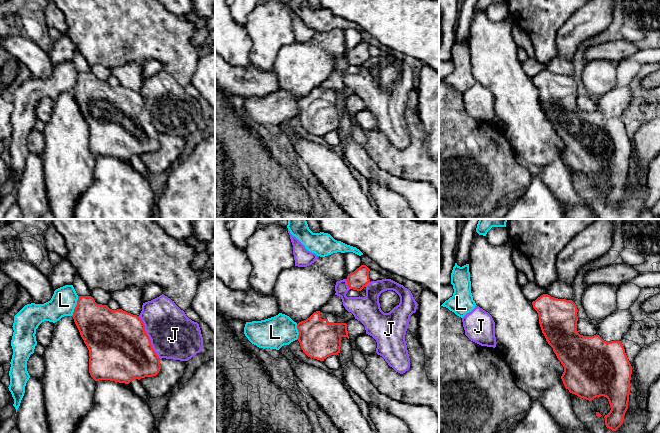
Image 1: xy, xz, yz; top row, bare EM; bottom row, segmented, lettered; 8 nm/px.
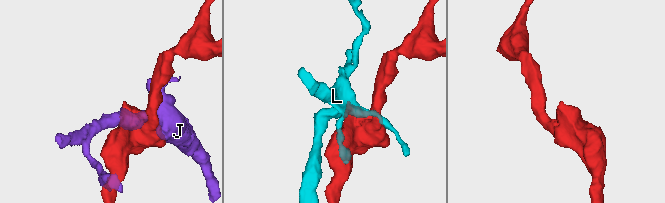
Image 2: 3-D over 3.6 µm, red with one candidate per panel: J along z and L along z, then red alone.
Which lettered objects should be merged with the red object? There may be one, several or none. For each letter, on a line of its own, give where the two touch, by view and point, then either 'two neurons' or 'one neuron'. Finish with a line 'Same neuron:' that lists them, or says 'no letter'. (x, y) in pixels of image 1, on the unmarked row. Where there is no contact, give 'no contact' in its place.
J: xy (148, 113) | two neurons
L: xy (76, 82) | two neurons
Same neuron: no letter

